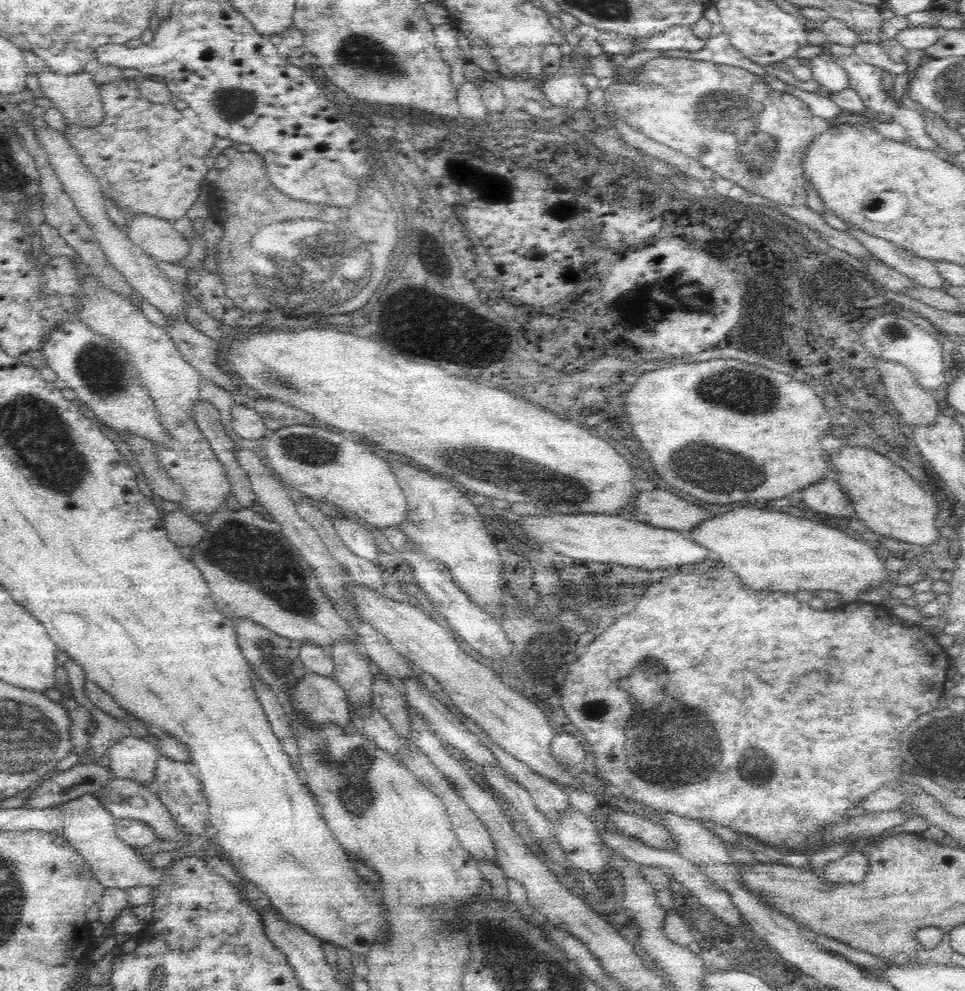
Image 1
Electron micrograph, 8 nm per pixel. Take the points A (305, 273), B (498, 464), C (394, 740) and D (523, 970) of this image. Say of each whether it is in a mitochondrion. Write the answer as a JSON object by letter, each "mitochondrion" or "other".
{"A":"mitochondrion","B":"mitochondrion","C":"other","D":"mitochondrion"}

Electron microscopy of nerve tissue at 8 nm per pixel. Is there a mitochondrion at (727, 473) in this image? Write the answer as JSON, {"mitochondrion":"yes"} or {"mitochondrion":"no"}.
{"mitochondrion":"yes"}

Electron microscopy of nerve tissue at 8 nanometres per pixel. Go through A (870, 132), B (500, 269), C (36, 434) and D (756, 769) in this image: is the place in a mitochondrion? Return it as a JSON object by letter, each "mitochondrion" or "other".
{"A":"other","B":"other","C":"mitochondrion","D":"mitochondrion"}

